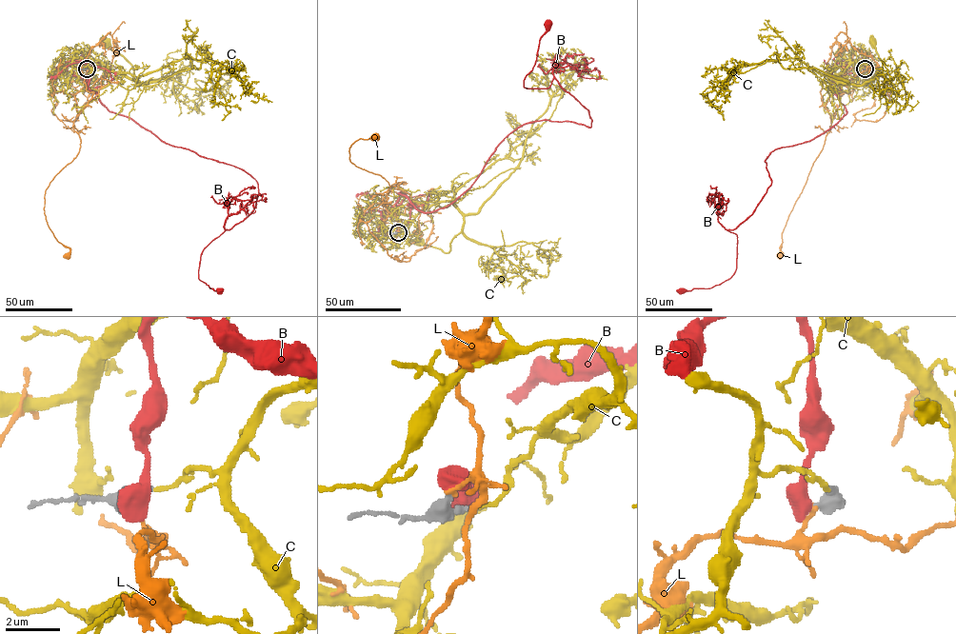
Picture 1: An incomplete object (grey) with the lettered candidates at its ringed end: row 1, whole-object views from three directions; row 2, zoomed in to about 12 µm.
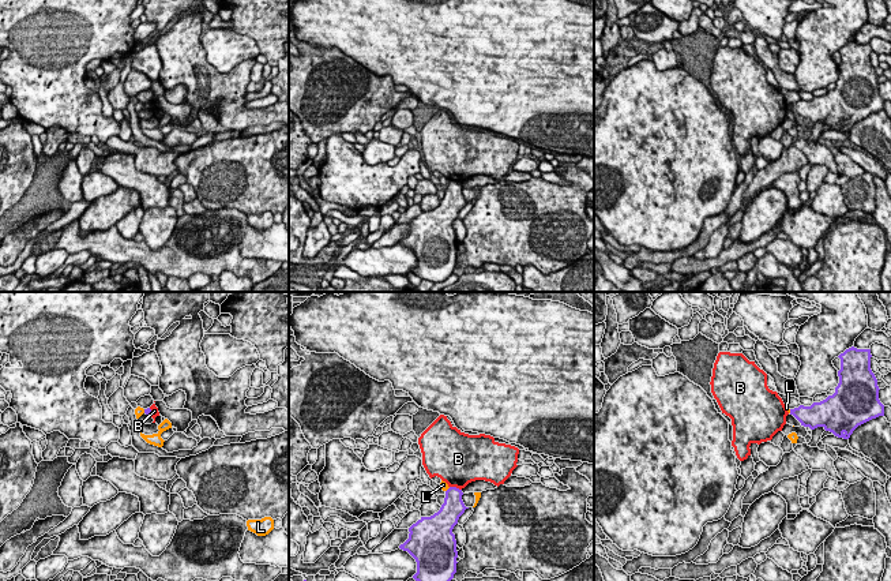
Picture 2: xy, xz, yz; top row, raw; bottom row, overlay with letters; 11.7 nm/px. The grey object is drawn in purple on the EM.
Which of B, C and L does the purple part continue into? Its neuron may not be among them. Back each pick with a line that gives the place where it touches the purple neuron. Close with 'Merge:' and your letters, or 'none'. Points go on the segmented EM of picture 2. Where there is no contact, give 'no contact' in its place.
C: no contact
Merge: C

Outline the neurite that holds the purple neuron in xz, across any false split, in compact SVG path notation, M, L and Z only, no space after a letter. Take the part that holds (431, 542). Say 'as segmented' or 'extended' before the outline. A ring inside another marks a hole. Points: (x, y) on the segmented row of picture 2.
as segmented; M450 487L444 503L431 517L421 517L409 528L409 539L399 546L417 562L416 581L451 581L456 573L456 540L452 533L466 507L462 490Z

